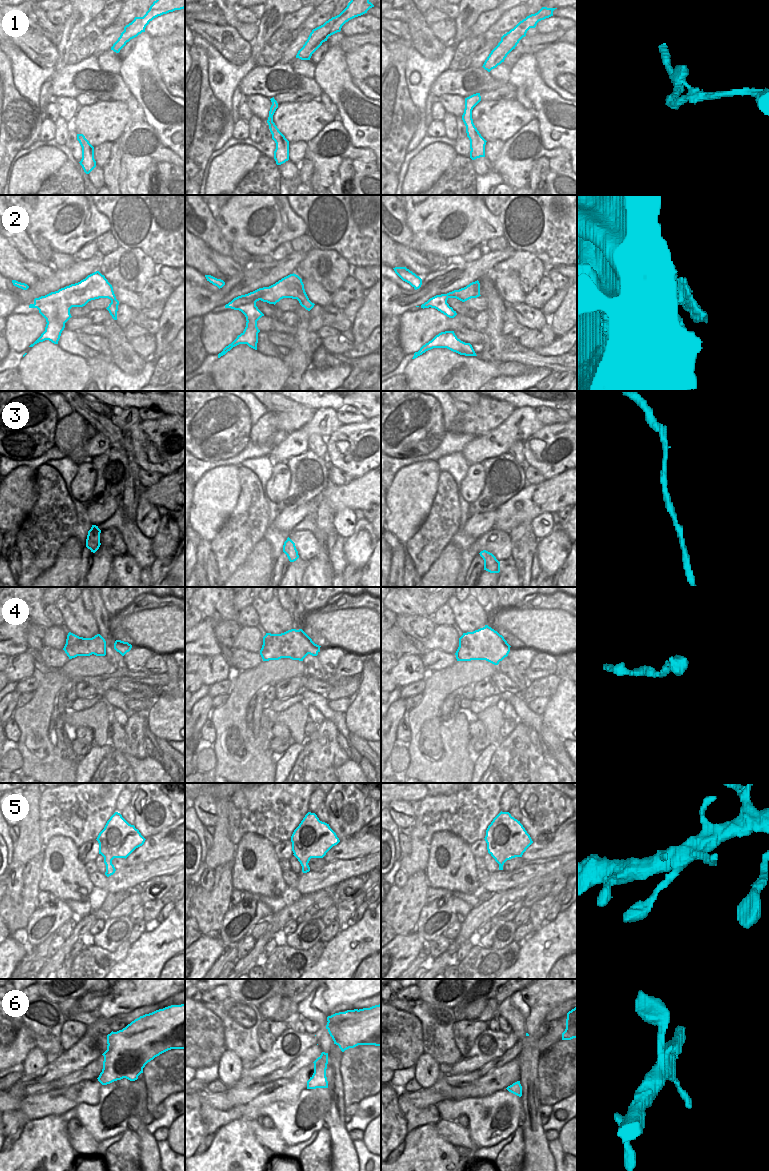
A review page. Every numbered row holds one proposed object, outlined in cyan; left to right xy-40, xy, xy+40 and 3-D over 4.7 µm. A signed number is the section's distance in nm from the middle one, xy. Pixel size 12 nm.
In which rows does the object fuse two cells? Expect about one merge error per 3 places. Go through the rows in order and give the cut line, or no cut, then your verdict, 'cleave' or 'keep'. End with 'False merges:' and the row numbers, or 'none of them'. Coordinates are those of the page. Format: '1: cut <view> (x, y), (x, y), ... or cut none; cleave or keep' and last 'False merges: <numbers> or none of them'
1: cut none; keep
2: cut xy-40 (47, 322), (60, 322), (64, 325); cleave
3: cut none; keep
4: cut none; keep
5: cut none; keep
6: cut none; keep
False merges: 2

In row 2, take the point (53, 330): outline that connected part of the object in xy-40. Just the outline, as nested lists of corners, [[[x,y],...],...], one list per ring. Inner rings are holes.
[[[49,322],[46,324],[45,331],[41,334],[41,336],[29,347],[33,347],[35,344],[39,342],[43,342],[45,340],[49,340],[54,344],[58,344],[61,333],[64,330],[65,325],[57,322]]]

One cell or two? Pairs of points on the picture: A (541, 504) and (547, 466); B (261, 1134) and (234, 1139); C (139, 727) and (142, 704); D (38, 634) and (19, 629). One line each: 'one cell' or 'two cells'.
A: two cells
B: two cells
C: two cells
D: two cells

